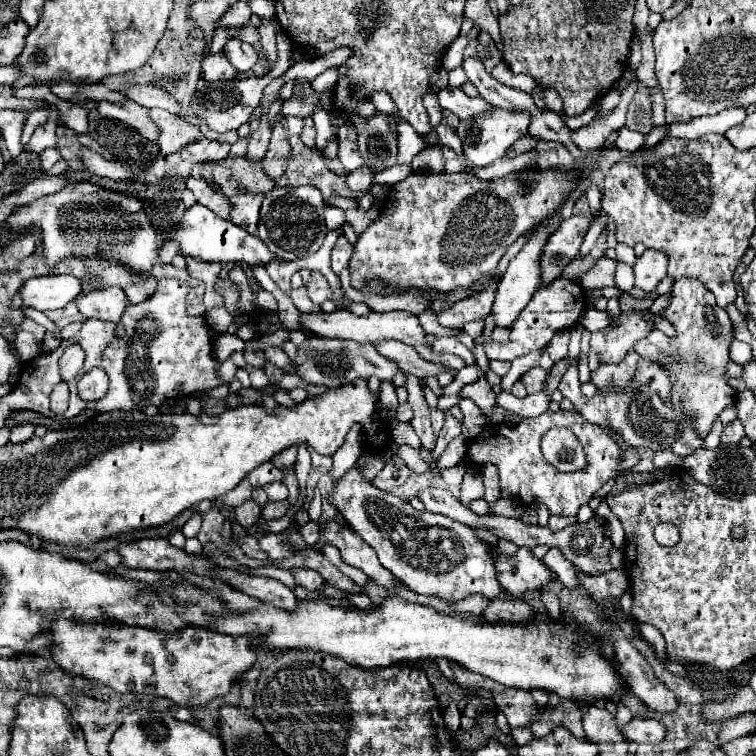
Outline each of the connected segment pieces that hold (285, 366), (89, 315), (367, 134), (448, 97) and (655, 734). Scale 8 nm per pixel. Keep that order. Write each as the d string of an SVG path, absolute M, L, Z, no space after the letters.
M266 345L264 351L268 353L268 359L270 359L272 363L276 363L282 371L294 375L294 367L290 365L290 359L288 359L288 355L286 355L282 349L278 349L278 347L268 347L268 345Z
M120 287L94 289L74 301L86 319L100 319L120 323L126 307L126 293Z
M376 113L358 133L358 147L366 165L376 171L396 163L396 133L390 129L384 113Z
M454 87L440 89L436 93L436 99L442 109L452 111L458 117L474 117L474 115L480 115L482 111L486 111L486 107L488 107L488 103L482 97L470 99L462 89L454 89Z
M632 719L624 727L624 737L632 743L660 743L666 737L666 727L660 719Z

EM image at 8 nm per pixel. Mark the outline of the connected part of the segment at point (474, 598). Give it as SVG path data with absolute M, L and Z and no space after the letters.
M470 595L470 599L466 599L462 603L452 603L452 607L458 613L472 613L474 617L480 617L488 603L490 603L490 599L482 599L482 595Z

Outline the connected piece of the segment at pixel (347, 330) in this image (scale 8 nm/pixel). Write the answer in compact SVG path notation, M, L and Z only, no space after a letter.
M336 309L334 313L302 313L300 315L300 329L306 333L306 331L312 331L314 335L318 337L328 337L328 339L352 339L352 341L358 341L358 343L380 343L380 341L388 341L388 339L396 339L396 341L402 341L410 347L416 349L416 353L430 361L430 363L438 363L442 365L444 369L450 369L450 371L460 371L466 367L466 363L458 357L458 355L452 355L452 353L434 353L432 351L432 345L426 343L426 333L424 329L420 327L420 321L416 315L410 315L406 311L388 311L388 313L370 313L368 317L356 317L352 315L348 309Z

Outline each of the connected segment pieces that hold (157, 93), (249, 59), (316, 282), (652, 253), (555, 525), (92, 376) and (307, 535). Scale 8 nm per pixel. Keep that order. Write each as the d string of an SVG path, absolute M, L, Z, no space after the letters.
M130 85L130 87L118 89L118 91L120 91L122 95L126 95L128 99L136 101L136 103L142 105L142 107L148 107L148 109L160 107L160 109L166 109L166 111L170 111L170 113L174 113L174 115L186 117L184 111L180 109L180 103L178 103L174 97L170 97L170 95L168 95L164 89L160 89L160 87L152 87L152 85Z
M230 39L228 45L224 47L224 53L226 53L226 57L230 59L230 63L234 63L234 67L240 73L252 69L254 63L260 59L258 51L252 45L248 45L248 43L240 41L240 39Z
M312 271L310 281L306 283L306 289L308 289L310 299L312 299L316 305L320 305L322 301L332 298L332 291L329 287L328 281L326 281L326 277L324 277L322 273Z
M646 249L642 257L634 263L634 275L636 275L636 287L640 287L646 293L652 293L658 283L666 277L668 259L662 251Z
M550 515L548 527L550 527L552 531L560 531L560 529L564 529L564 527L568 527L568 525L574 525L574 523L576 523L574 517L558 517L558 515Z
M90 369L78 379L78 389L96 389L96 397L106 395L104 387L108 387L108 377L104 369Z
M308 521L306 525L298 525L296 527L298 529L298 533L302 535L302 539L304 539L304 543L308 545L308 547L312 547L312 545L316 545L316 541L320 539L320 529L318 529L318 523L316 521Z

